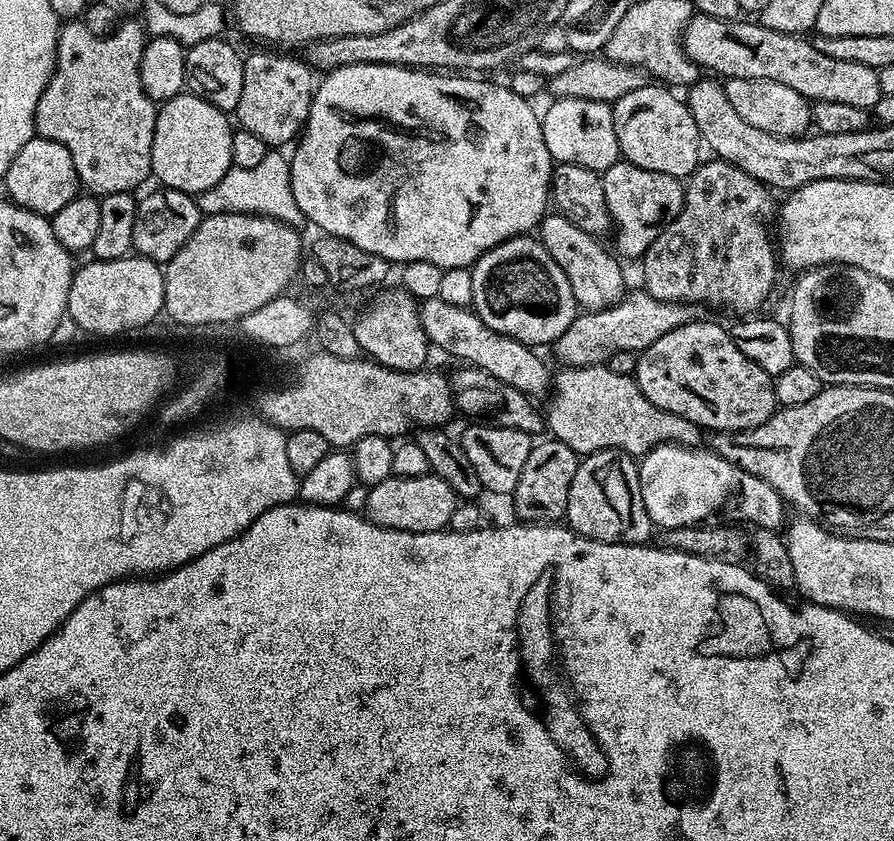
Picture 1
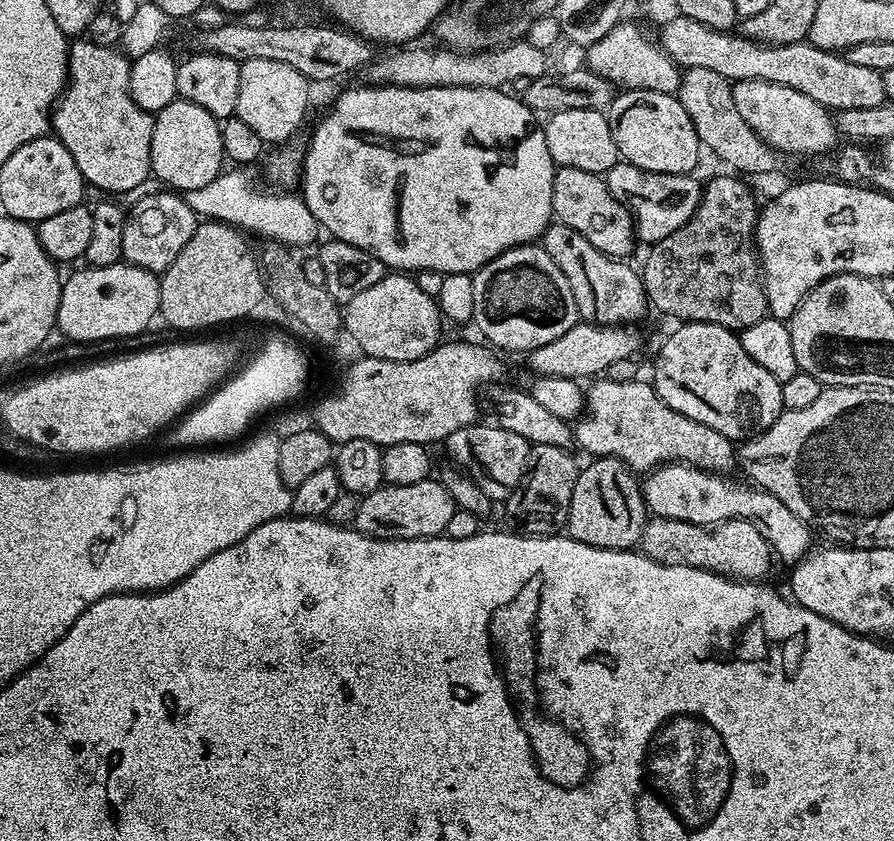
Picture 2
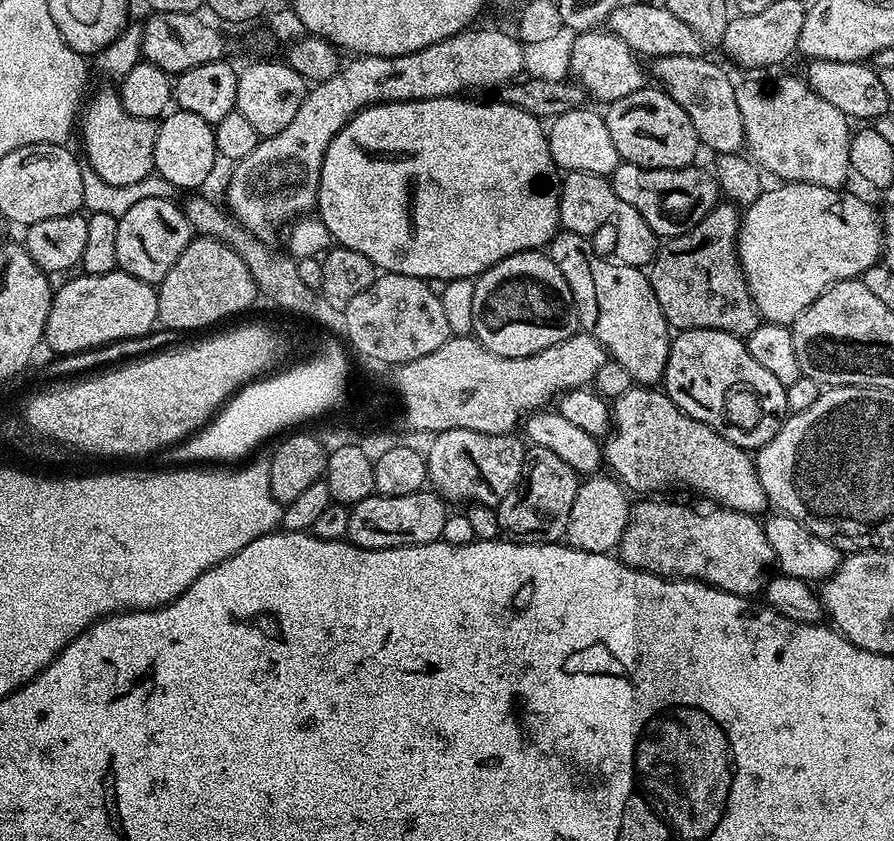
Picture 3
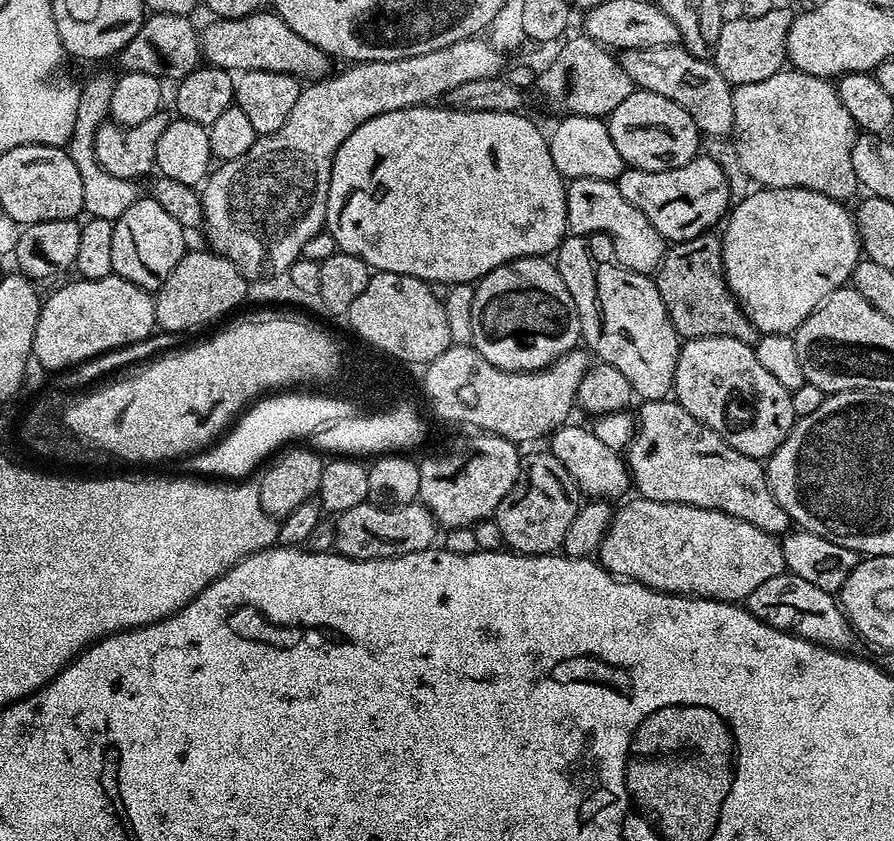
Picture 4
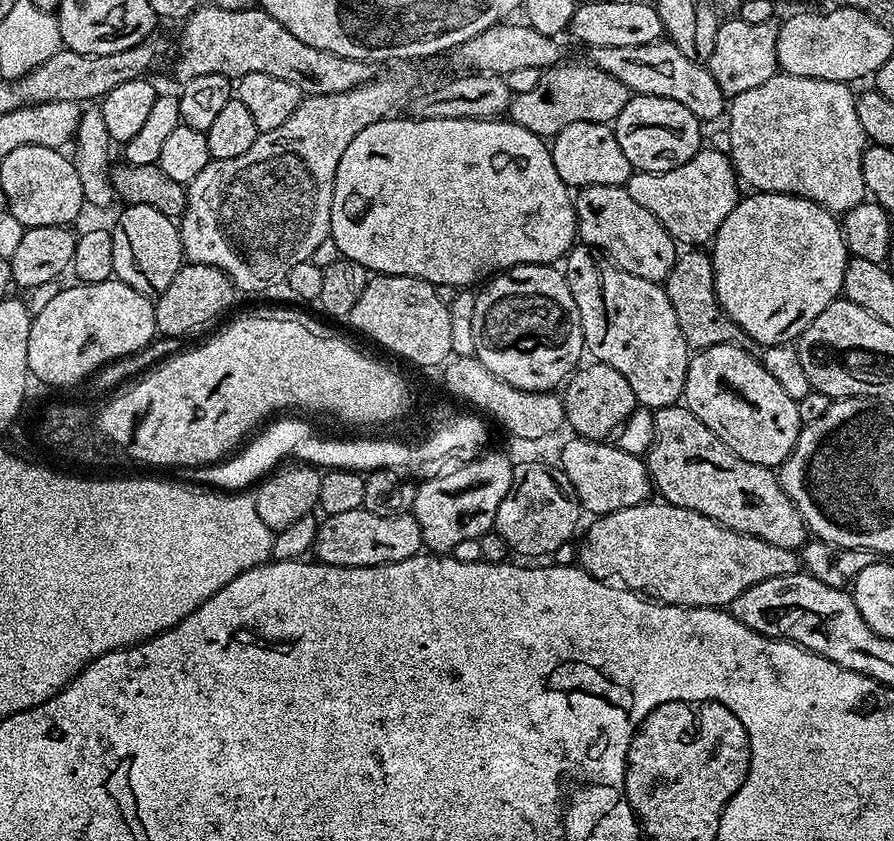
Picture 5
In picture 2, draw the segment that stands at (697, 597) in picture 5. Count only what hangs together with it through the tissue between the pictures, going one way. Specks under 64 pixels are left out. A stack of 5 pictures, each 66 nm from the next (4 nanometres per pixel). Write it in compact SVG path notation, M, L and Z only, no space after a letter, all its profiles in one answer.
M652 516L640 535L639 551L663 564L694 566L733 580L760 582L772 568L772 547L745 520L723 520L717 524L695 524L674 518Z

